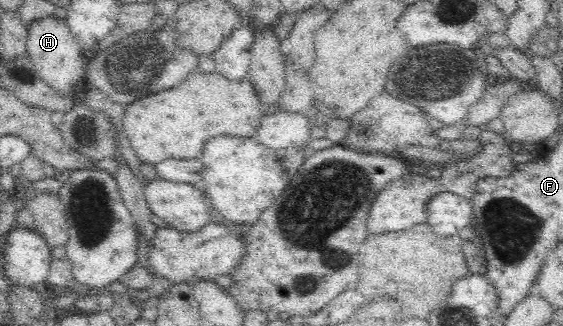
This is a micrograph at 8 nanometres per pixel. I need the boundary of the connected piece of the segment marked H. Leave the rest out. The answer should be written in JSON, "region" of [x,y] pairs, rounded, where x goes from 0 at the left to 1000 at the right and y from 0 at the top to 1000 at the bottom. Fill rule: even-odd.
{"region":[[[96,52],[62,64],[50,83],[50,117],[43,163],[59,196],[59,209],[73,230],[83,261],[94,267],[108,291],[123,291],[130,319],[144,310],[144,288],[133,276],[140,245],[151,245],[156,172],[126,107],[117,64]]]}

